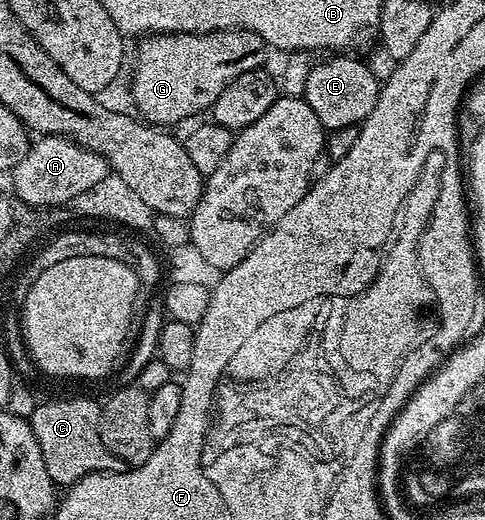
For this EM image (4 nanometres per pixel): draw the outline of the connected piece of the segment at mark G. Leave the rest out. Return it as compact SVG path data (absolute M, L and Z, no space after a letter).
M226 28L220 32L156 32L144 35L138 44L139 57L131 76L131 96L135 99L134 111L152 126L171 126L167 124L179 124L198 112L206 113L237 74L264 67L269 55L267 44L261 37L244 28Z

